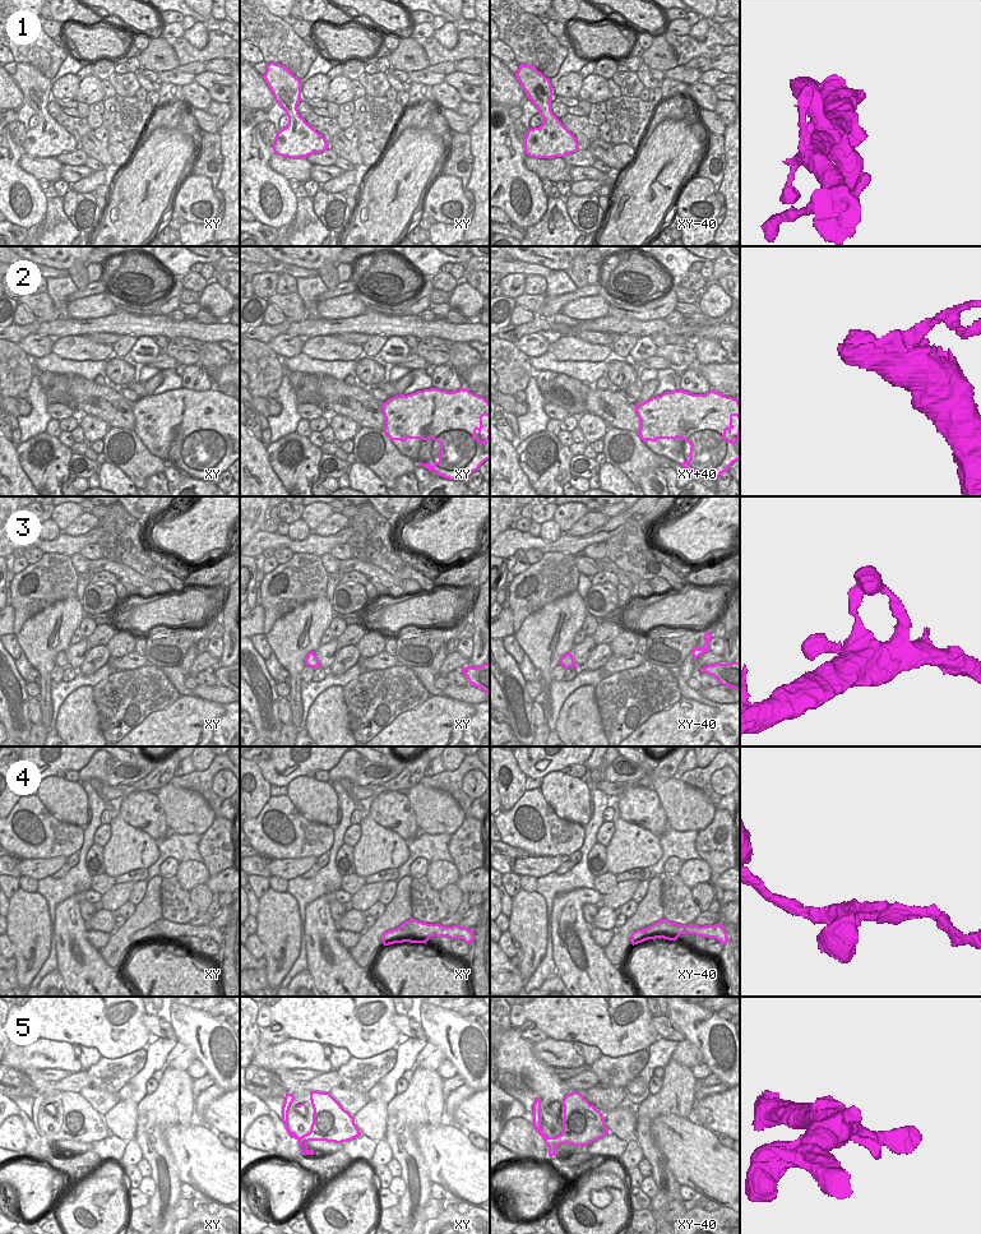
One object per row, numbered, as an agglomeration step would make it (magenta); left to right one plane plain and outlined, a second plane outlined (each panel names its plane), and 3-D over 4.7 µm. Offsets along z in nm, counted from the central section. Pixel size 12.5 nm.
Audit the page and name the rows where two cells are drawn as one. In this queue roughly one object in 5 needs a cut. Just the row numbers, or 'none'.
2

